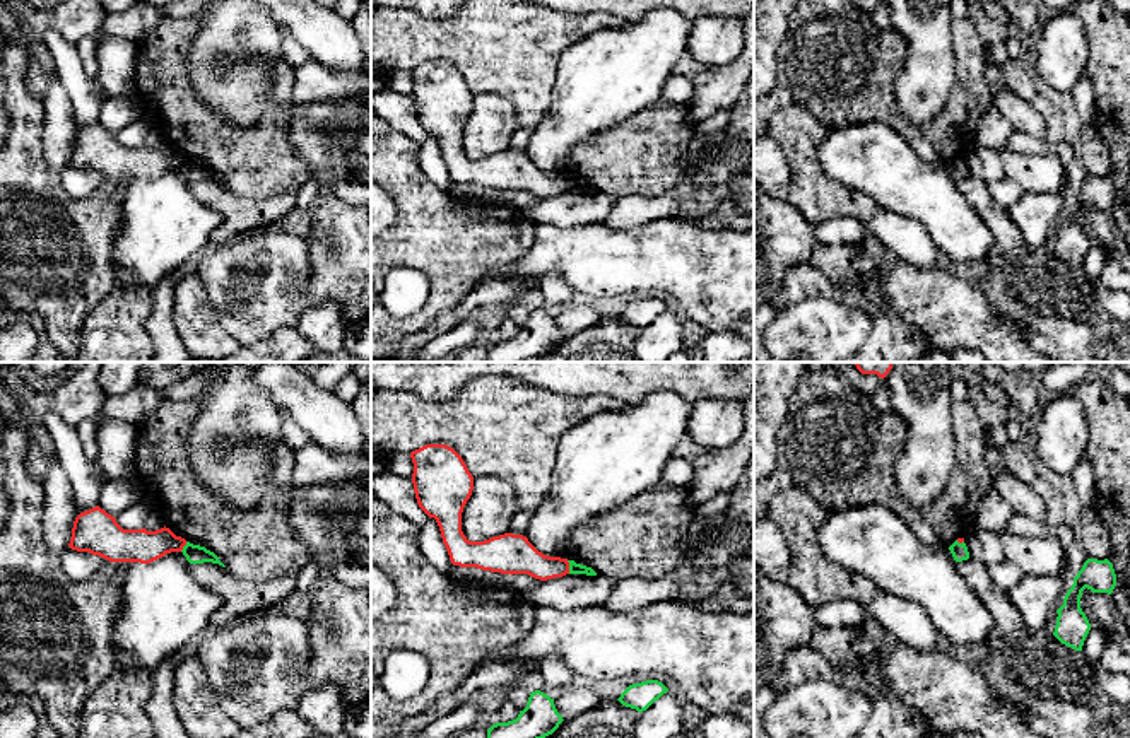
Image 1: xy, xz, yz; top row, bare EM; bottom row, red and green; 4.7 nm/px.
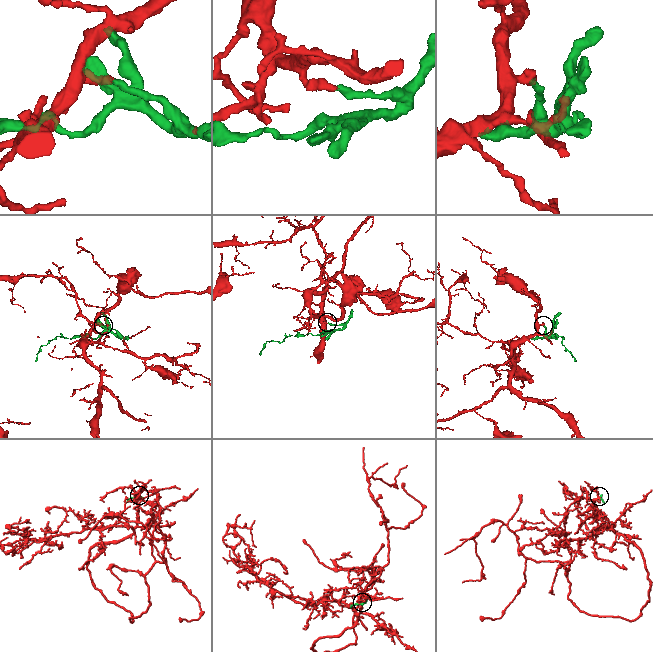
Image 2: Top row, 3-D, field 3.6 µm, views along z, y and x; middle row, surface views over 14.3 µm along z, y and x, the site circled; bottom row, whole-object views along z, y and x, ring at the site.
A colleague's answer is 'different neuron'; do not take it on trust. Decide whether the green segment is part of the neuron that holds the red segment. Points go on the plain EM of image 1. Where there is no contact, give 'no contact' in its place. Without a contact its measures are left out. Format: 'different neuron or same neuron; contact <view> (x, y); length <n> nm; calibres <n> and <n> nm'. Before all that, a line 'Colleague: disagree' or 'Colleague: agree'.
Colleague: agree
different neuron; contact xz (568, 185); length 70 nm; calibres 180 and 50 nm

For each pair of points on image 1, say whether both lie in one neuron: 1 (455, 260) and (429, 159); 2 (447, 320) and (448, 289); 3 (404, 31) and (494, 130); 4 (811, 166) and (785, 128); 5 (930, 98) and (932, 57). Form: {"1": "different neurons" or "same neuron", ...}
{"1": "different neurons", "2": "different neurons", "3": "different neurons", "4": "same neuron", "5": "same neuron"}

